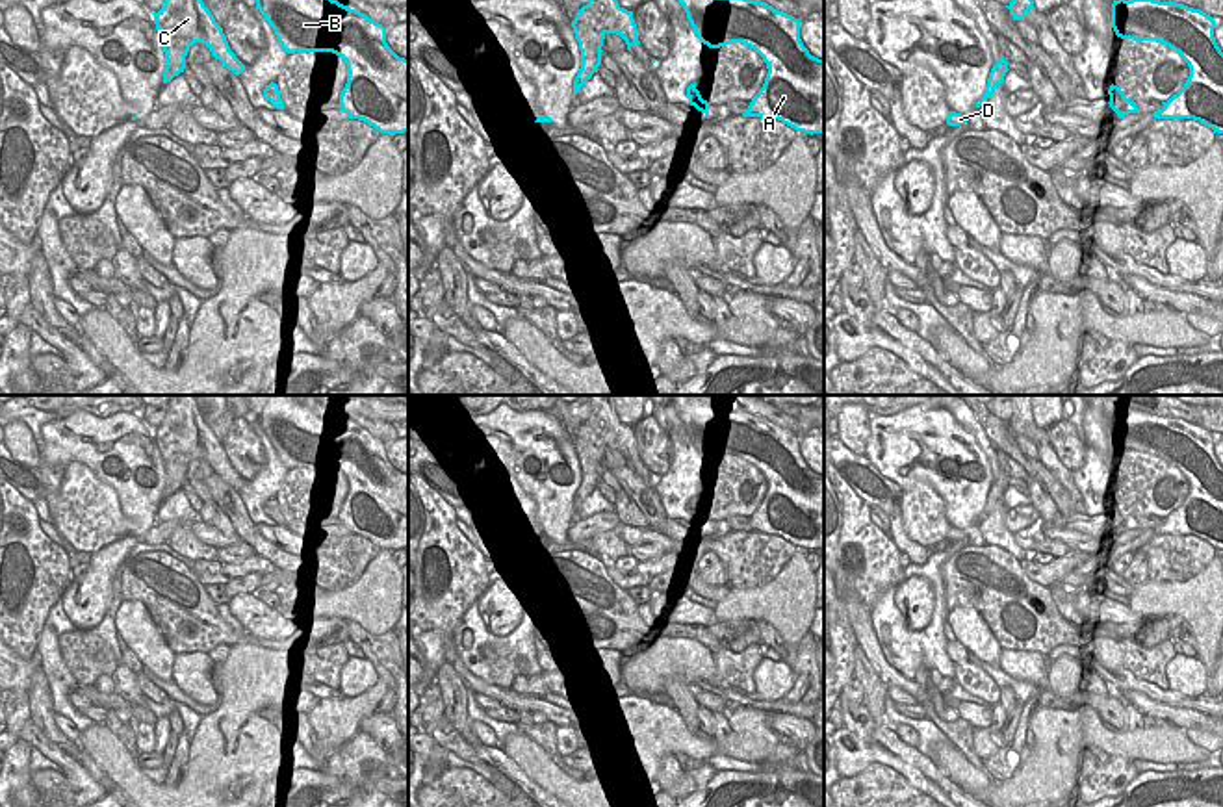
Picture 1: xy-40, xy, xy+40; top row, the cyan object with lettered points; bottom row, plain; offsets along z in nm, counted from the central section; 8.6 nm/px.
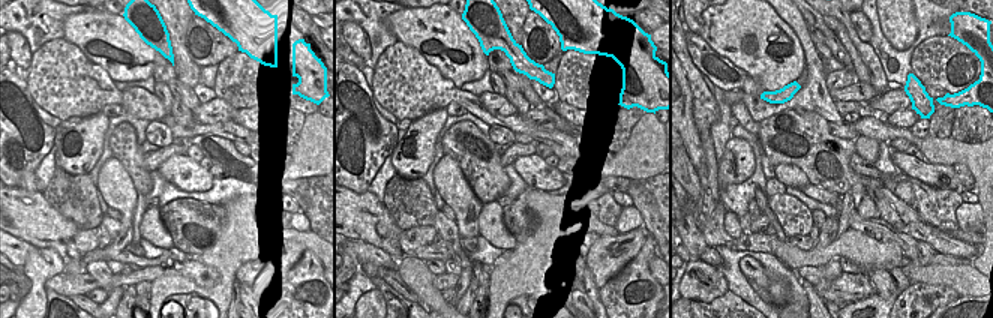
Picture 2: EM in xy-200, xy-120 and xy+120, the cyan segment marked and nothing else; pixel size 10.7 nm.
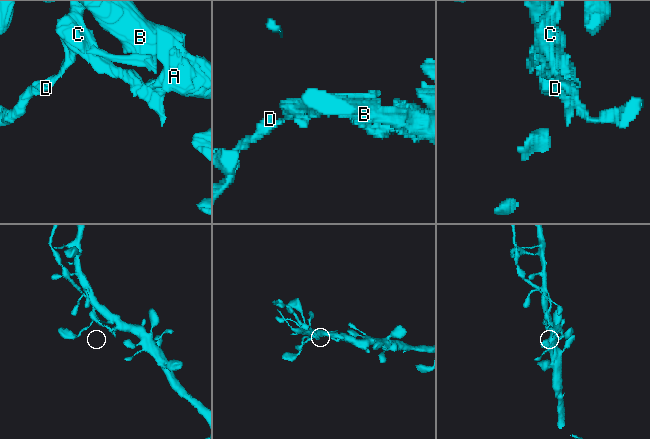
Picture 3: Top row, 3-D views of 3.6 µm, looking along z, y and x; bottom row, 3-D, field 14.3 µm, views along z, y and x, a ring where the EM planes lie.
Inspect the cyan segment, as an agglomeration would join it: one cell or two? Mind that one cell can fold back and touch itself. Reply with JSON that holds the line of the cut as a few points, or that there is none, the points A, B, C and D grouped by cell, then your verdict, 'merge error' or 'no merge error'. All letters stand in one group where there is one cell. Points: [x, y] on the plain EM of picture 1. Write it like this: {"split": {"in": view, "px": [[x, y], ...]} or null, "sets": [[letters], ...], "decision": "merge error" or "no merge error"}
{"split": {"in": "xy+40", "px": [[1114, 501], [1110, 522]]}, "sets": [["A", "B"], ["C", "D"]], "decision": "merge error"}

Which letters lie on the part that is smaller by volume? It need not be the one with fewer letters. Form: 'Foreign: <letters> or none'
Foreign: C, D

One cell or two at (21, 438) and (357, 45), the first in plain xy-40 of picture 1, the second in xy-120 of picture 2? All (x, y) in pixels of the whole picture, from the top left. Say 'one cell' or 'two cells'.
one cell

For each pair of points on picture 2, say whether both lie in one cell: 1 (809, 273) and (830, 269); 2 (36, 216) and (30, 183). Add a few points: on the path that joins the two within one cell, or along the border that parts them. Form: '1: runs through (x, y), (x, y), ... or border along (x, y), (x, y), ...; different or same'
1: runs through (813, 273), (825, 272); same
2: border along (18, 186), (38, 192); different

